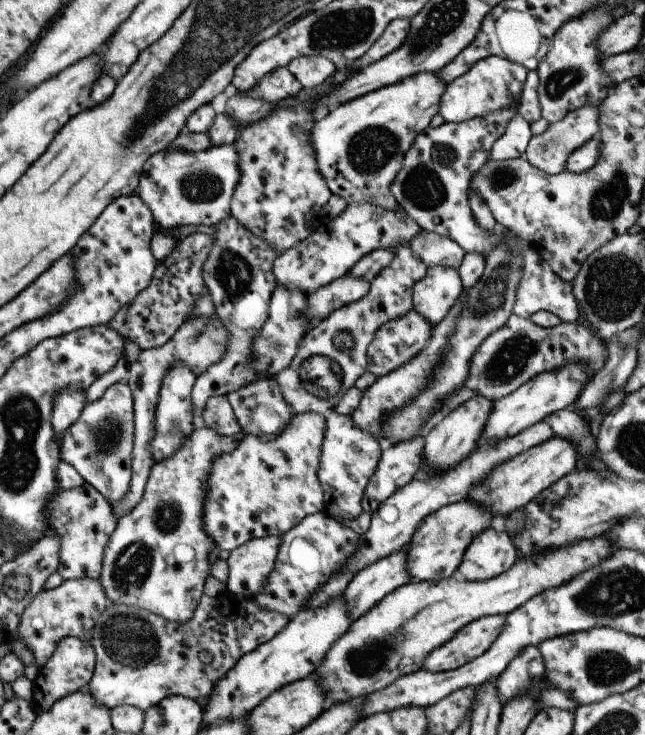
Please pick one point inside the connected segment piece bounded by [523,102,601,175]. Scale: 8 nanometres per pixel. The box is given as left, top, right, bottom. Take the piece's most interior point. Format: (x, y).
(547, 151)

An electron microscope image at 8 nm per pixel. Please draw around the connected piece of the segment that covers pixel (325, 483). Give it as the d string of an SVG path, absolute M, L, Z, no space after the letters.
M333 410L325 414L324 437L320 450L317 478L322 488L324 512L332 519L355 518L361 514L361 497L368 478L379 460L379 445L370 435L352 425L350 416Z

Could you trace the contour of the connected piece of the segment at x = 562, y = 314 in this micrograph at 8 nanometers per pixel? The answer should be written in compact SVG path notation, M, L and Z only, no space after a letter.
M531 248L520 251L523 261L522 277L516 290L512 313L519 318L528 319L537 311L547 311L559 318L561 323L574 323L580 311L573 296L569 282L559 278L551 267Z

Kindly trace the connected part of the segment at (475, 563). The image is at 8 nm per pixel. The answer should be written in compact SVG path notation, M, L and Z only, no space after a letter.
M487 527L467 545L455 575L465 581L486 581L515 562L515 548L505 531Z

